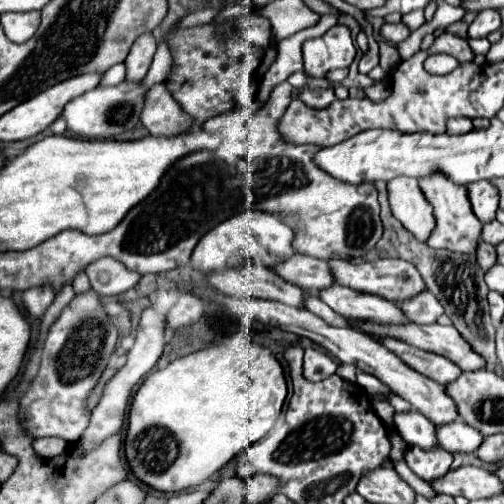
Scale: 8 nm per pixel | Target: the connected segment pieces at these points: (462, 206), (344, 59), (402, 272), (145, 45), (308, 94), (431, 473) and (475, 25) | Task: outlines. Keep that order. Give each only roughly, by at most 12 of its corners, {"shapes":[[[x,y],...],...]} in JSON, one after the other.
{"shapes":[[[442,174],[420,180],[434,204],[428,246],[476,254],[482,224],[466,188]],[[350,28],[302,44],[304,70],[324,78],[356,56]],[[328,260],[334,280],[400,302],[426,286],[406,260]],[[138,36],[124,62],[126,80],[140,82],[150,68],[156,40]],[[306,88],[300,98],[310,108],[326,108],[336,100],[332,88]],[[408,446],[404,460],[430,482],[450,470],[452,454],[440,446]],[[482,10],[468,26],[468,38],[486,38],[500,28],[496,10]]]}

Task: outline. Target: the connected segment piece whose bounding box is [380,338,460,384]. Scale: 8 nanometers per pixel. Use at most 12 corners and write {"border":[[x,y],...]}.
{"border":[[394,338],[380,342],[402,362],[440,384],[460,376],[444,356]]}

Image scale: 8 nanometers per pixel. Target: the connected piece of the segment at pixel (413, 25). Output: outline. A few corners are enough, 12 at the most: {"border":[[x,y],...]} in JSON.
{"border":[[422,10],[406,14],[402,20],[410,30],[426,22]]}

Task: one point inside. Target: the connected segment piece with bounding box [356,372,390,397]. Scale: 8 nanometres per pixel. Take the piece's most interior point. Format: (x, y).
(369, 383)

